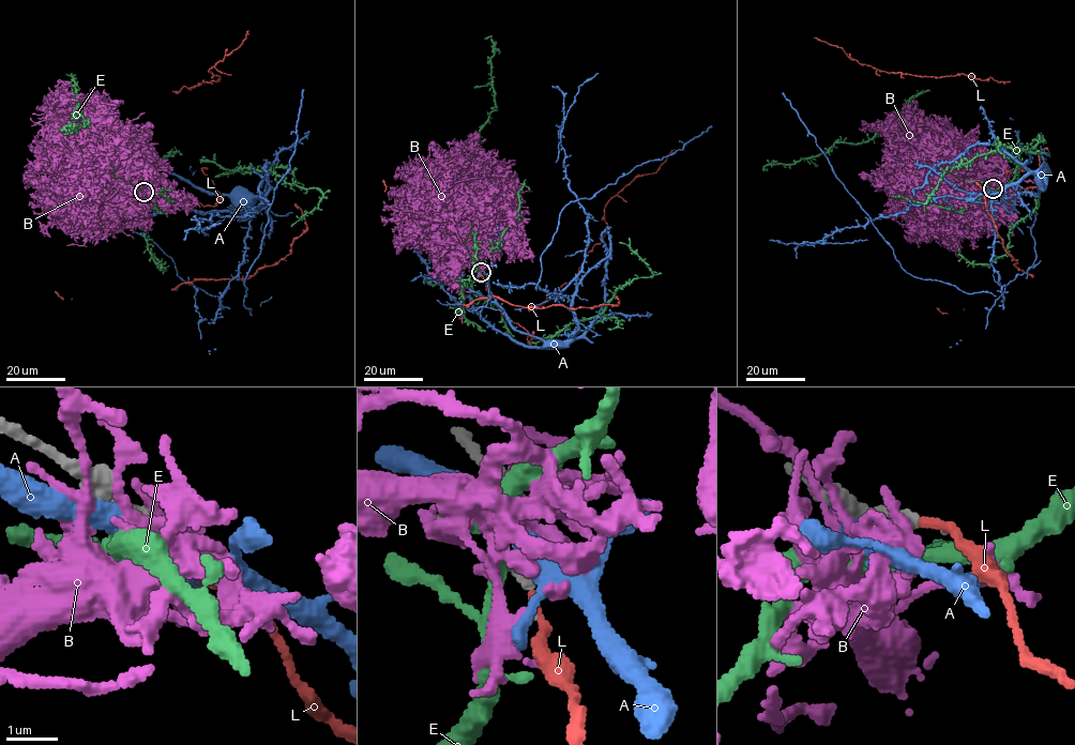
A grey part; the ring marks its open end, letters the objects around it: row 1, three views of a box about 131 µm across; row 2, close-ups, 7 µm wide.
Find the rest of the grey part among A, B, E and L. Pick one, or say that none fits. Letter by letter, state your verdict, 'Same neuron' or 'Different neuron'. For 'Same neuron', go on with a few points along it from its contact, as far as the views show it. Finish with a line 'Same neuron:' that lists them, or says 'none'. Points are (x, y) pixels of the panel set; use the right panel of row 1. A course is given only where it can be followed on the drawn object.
A: Different neuron
B: Different neuron
E: Different neuron
L: Same neuron
Same neuron: L

